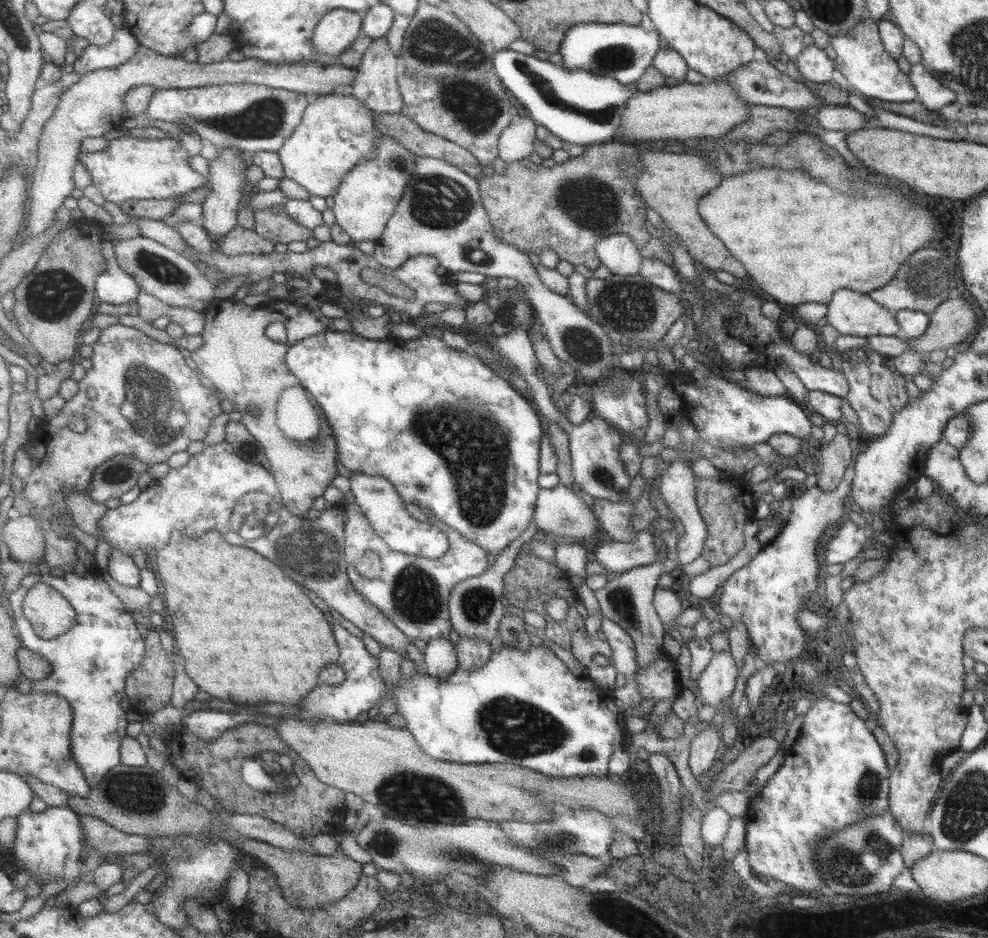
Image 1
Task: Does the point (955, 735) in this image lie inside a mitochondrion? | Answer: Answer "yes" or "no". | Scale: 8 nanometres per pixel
no

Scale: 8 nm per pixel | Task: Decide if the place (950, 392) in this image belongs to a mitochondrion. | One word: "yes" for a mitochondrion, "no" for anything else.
no

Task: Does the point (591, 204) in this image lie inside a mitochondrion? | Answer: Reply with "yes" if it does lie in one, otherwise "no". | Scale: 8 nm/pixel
yes

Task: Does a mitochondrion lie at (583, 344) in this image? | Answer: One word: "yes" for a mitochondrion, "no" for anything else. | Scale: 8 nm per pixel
yes

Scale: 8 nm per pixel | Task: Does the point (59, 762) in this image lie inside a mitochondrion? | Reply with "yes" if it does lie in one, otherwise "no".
yes

